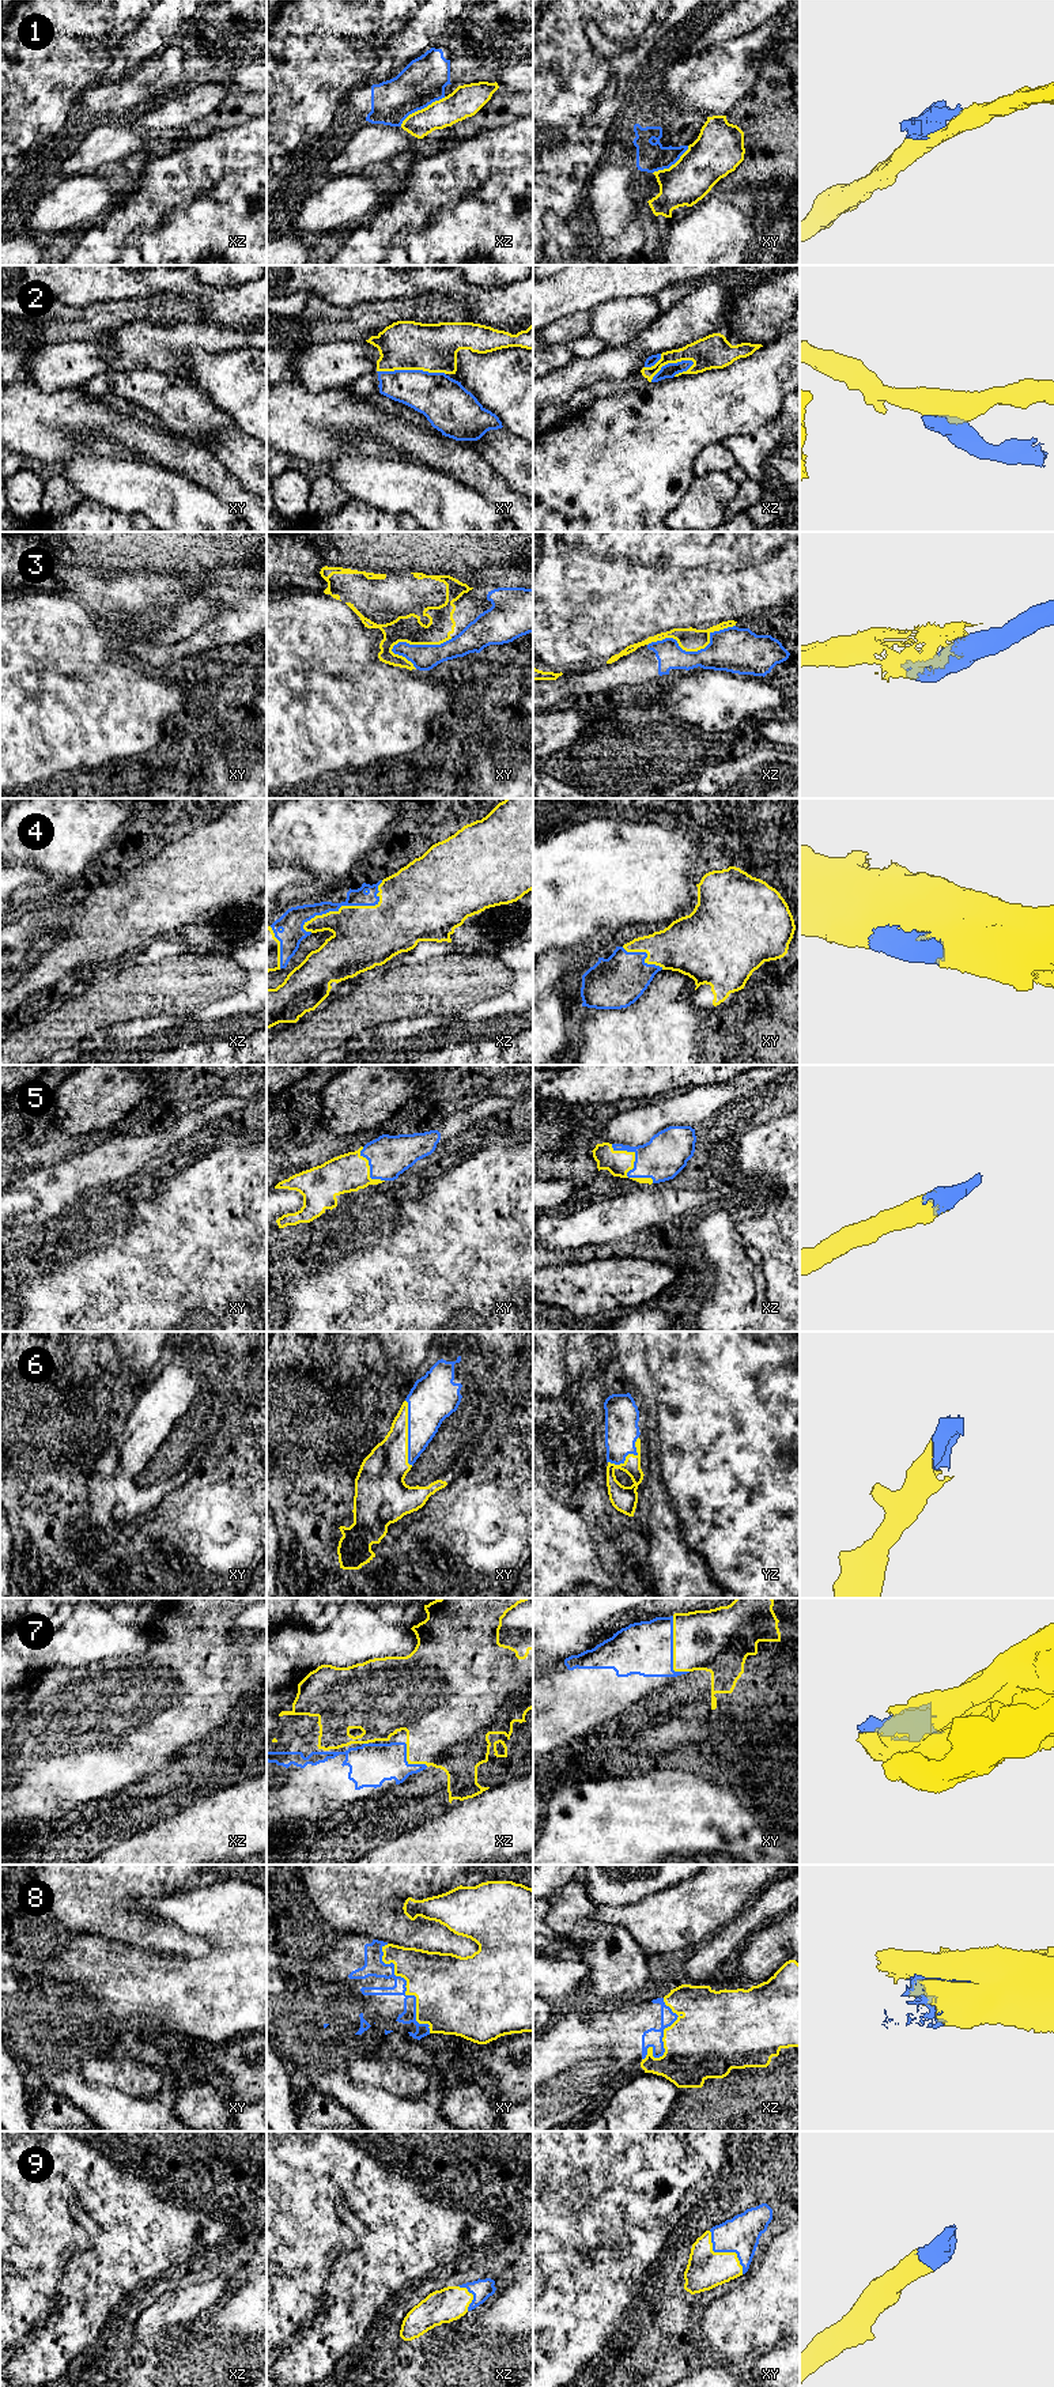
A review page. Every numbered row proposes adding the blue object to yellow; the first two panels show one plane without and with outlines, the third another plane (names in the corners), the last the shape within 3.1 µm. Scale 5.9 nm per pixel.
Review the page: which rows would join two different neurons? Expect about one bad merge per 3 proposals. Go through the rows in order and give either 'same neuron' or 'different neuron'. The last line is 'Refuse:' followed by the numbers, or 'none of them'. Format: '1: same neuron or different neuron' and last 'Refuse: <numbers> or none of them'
1: different neuron
2: different neuron
3: different neuron
4: same neuron
5: same neuron
6: same neuron
7: same neuron
8: same neuron
9: same neuron
Refuse: 1, 2, 3

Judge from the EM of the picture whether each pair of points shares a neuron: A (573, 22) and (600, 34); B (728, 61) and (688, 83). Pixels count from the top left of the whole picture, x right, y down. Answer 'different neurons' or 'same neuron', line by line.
A: different neurons
B: same neuron

